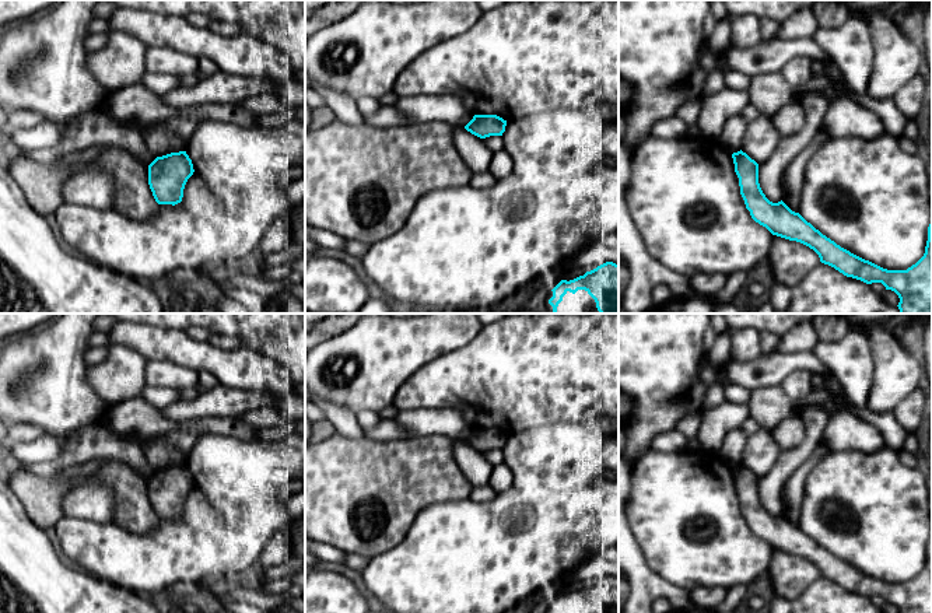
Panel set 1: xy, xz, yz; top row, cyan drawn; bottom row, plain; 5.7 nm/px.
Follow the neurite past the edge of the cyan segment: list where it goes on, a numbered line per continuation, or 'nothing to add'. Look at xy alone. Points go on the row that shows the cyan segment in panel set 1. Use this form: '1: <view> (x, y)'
nothing to add

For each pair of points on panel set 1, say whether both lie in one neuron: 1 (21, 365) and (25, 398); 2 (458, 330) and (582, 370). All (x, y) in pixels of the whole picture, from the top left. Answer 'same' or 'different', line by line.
1: same
2: different

